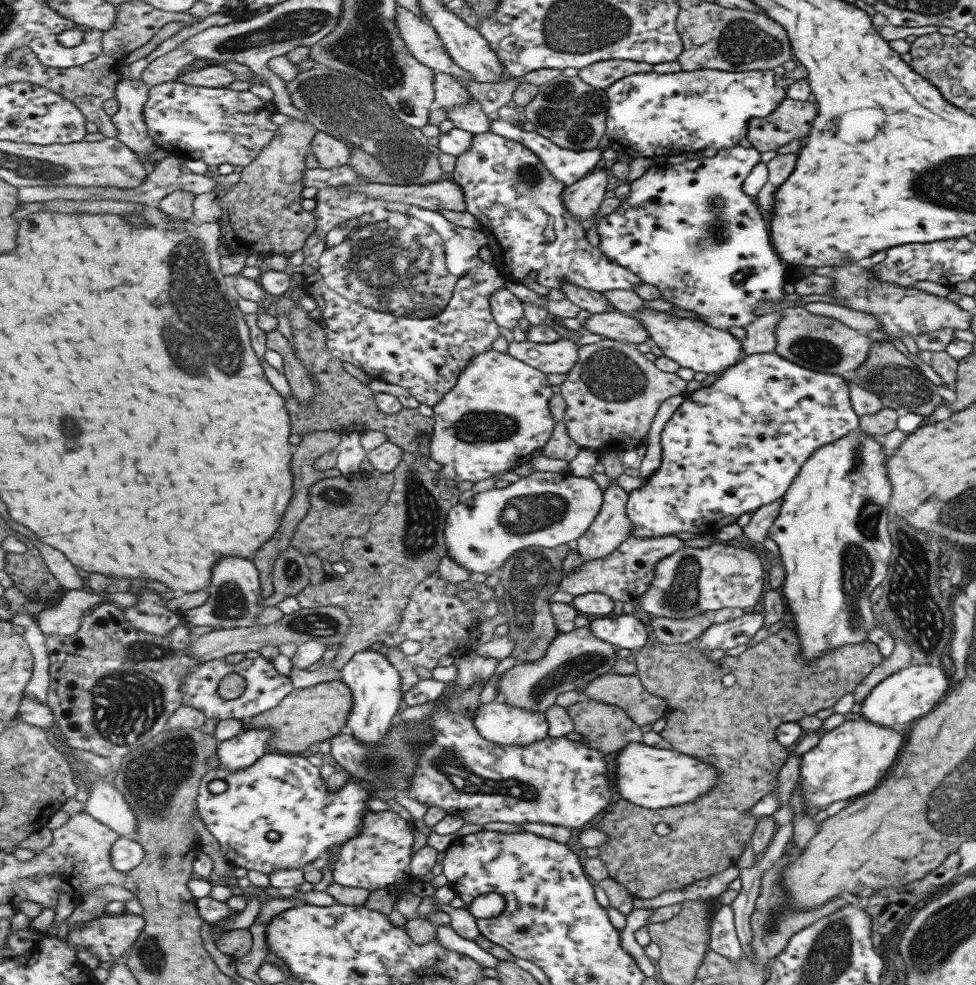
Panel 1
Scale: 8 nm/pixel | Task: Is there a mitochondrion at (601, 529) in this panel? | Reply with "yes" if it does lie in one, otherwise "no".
no

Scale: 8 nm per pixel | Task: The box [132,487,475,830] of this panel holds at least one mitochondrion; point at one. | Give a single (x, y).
(230, 605)

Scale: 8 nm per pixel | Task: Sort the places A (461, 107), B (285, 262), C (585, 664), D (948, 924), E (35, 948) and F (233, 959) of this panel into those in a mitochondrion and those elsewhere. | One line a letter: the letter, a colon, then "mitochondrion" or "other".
A: other
B: other
C: mitochondrion
D: mitochondrion
E: other
F: other

